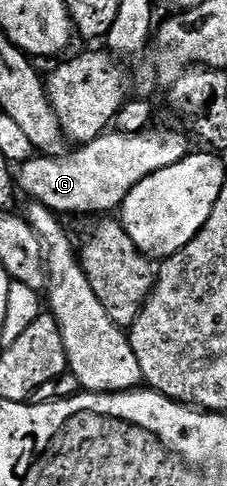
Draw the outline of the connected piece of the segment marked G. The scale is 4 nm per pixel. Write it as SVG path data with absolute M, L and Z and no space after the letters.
M103 133L91 143L81 144L71 159L67 157L33 157L21 164L16 175L16 187L19 192L27 195L27 200L46 206L48 210L66 215L94 215L97 211L114 213L122 206L122 202L129 195L129 191L140 181L144 181L150 174L158 170L176 165L188 154L186 139L182 135L119 135L117 133Z

